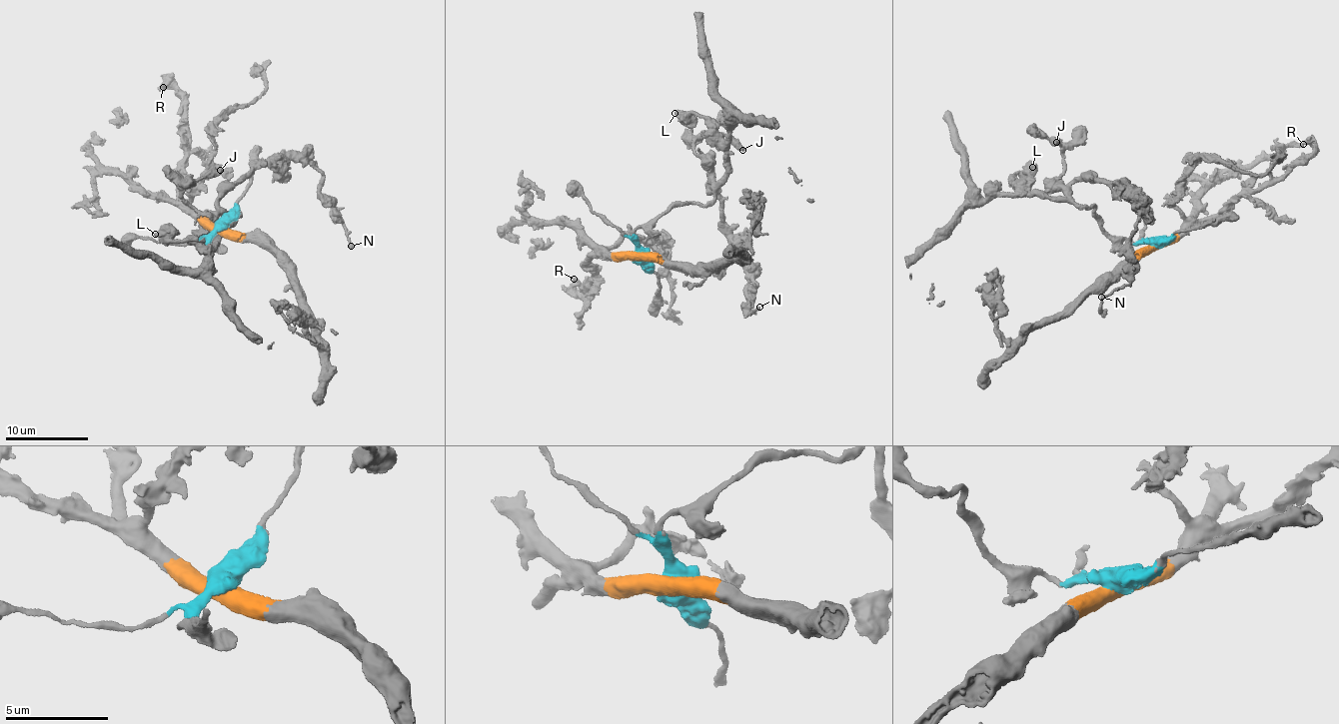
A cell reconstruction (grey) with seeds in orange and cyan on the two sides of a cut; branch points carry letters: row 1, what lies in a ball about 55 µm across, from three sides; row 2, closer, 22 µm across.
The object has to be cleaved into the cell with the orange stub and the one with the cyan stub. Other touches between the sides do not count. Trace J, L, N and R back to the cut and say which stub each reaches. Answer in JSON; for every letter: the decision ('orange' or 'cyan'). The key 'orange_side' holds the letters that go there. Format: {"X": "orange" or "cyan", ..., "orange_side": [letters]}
{"J": "cyan", "L": "cyan", "N": "cyan", "R": "orange", "orange_side": ["R"]}

